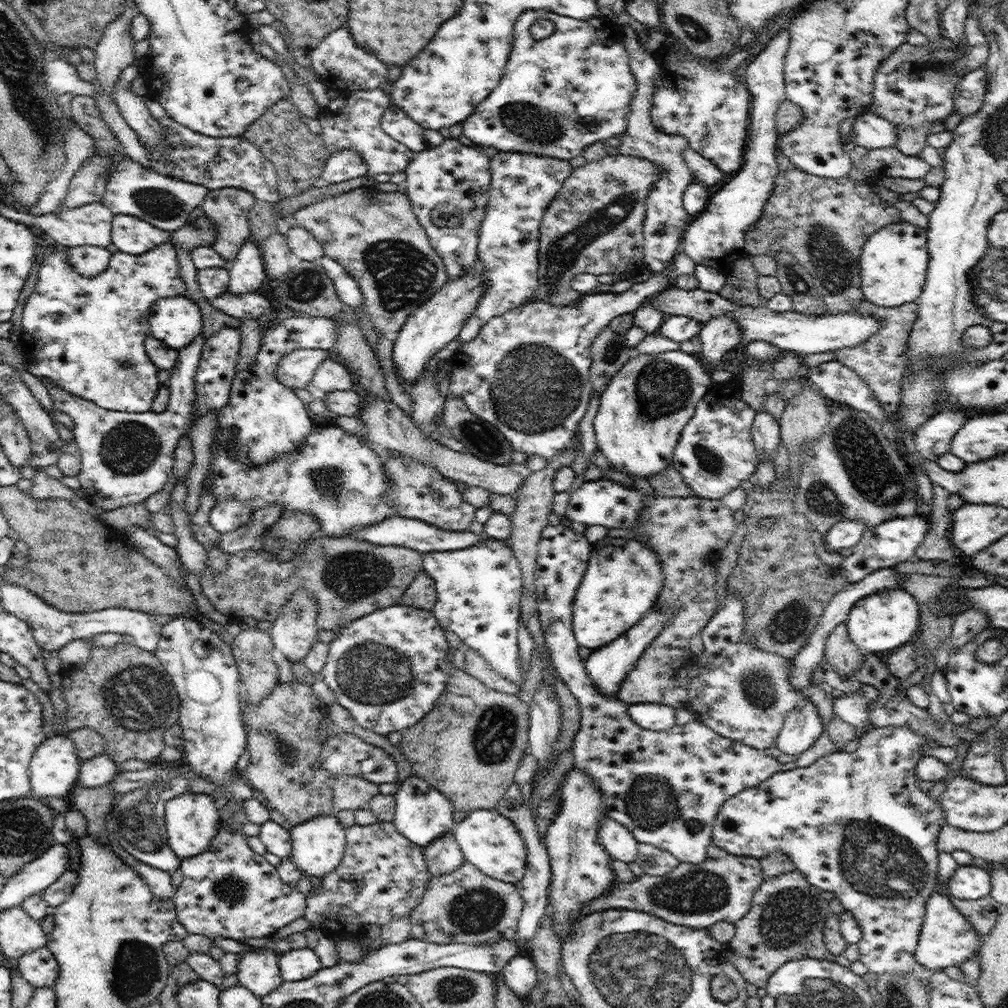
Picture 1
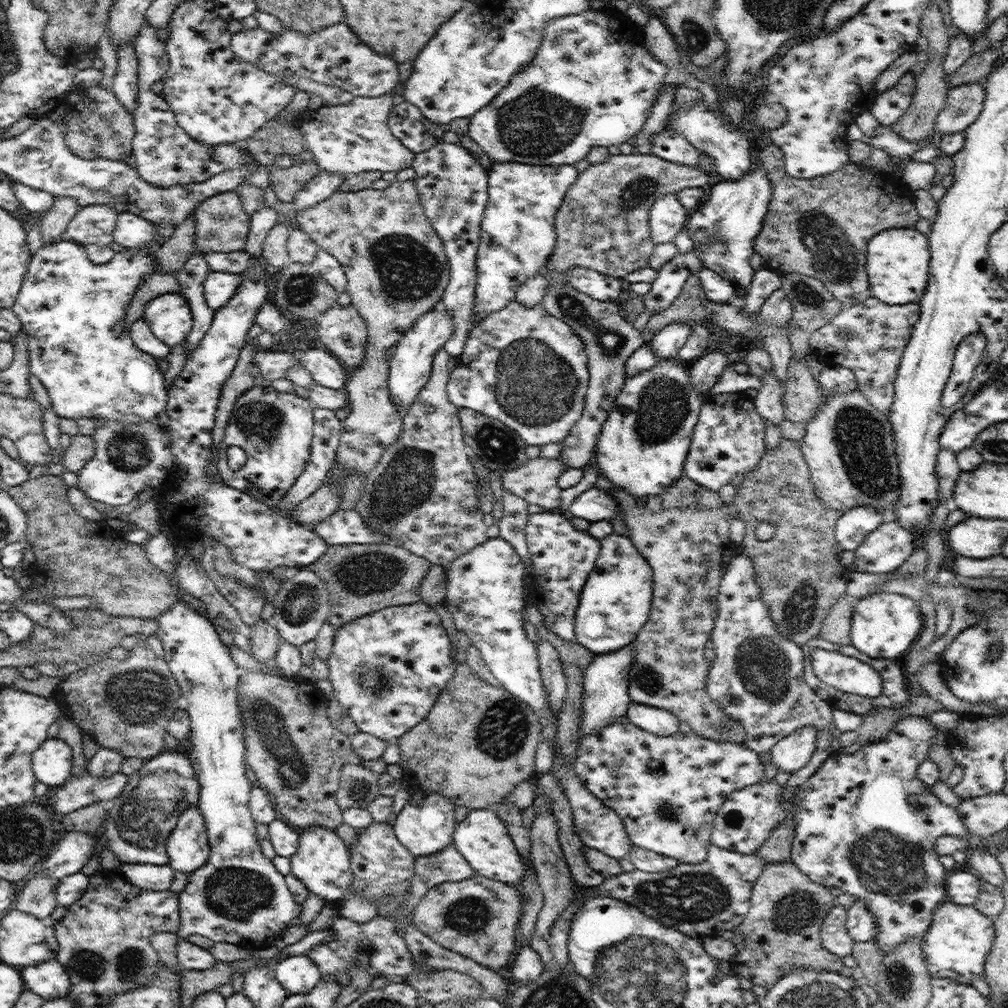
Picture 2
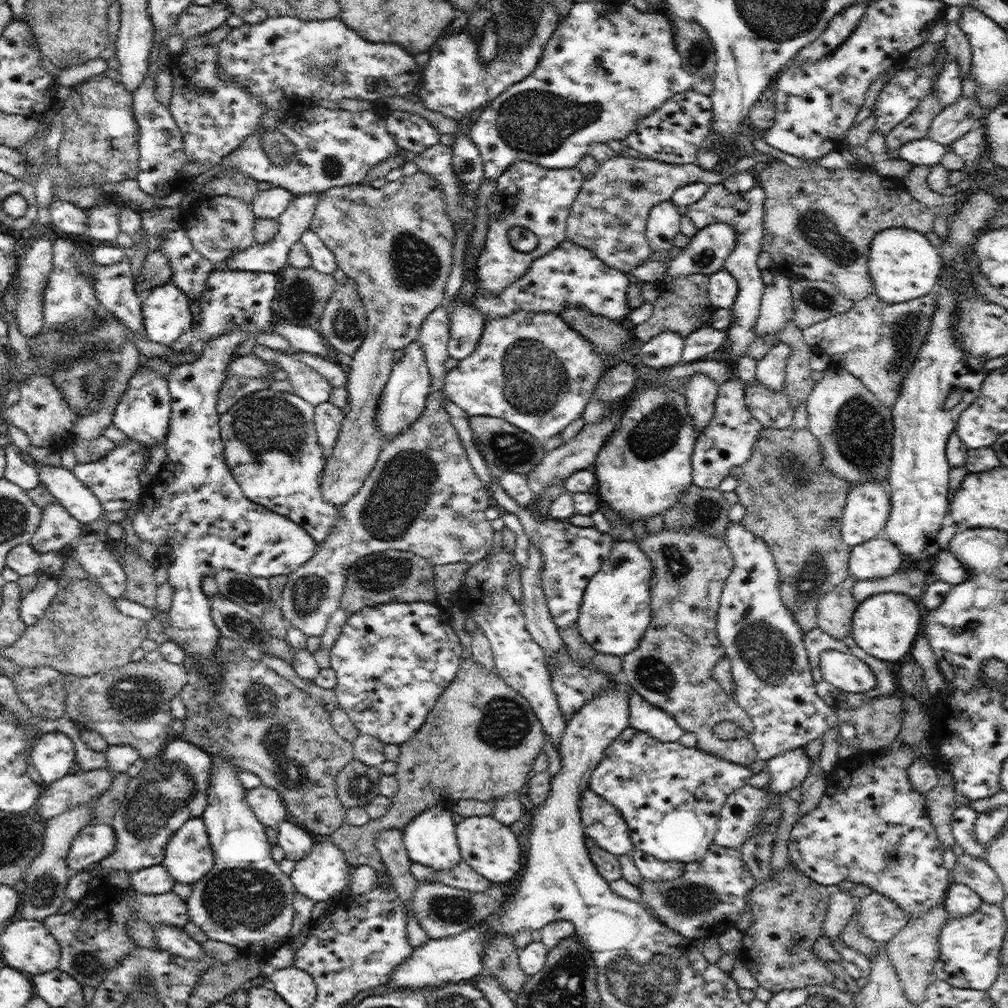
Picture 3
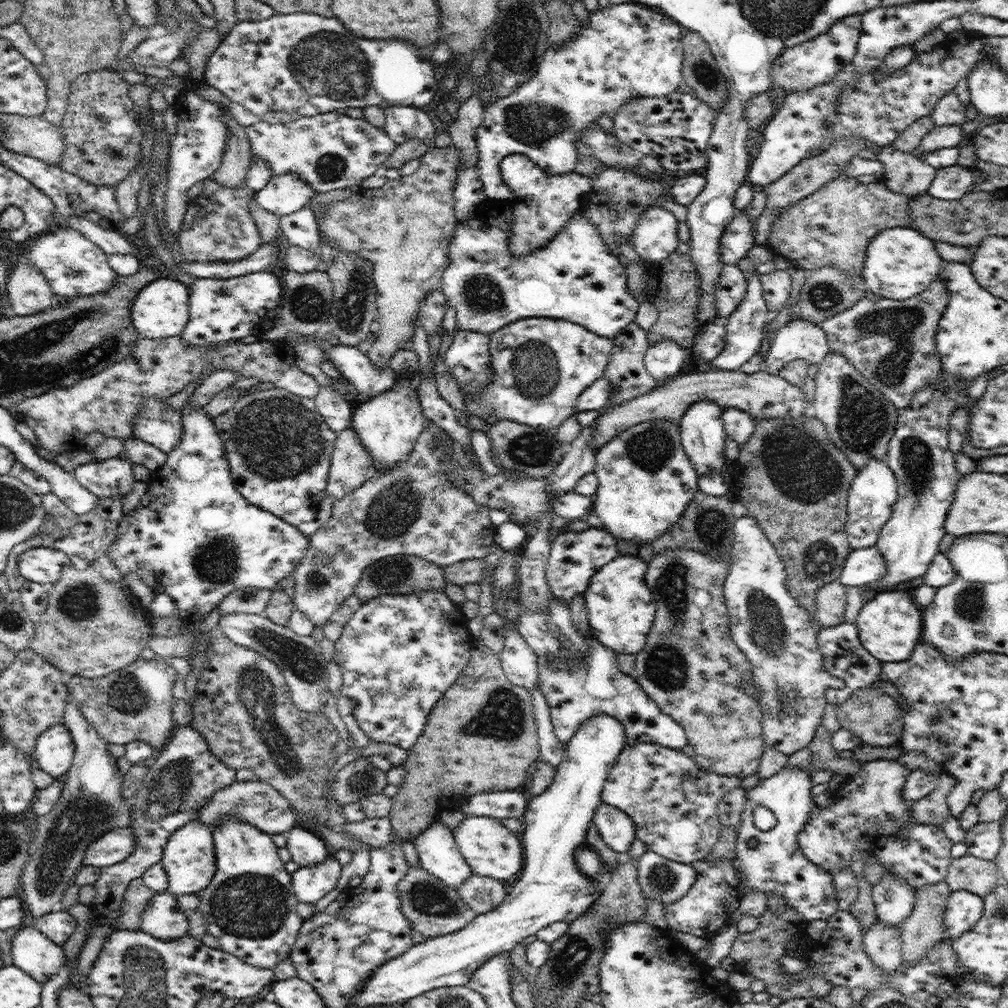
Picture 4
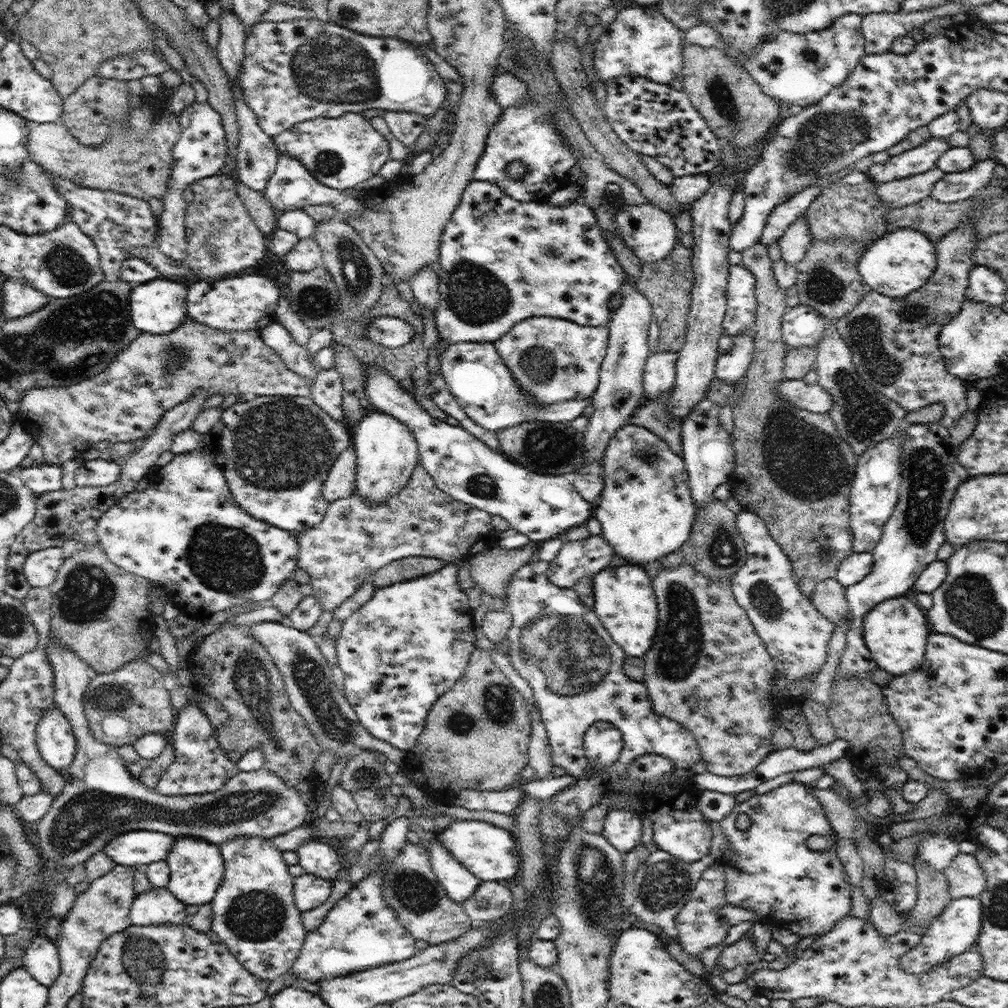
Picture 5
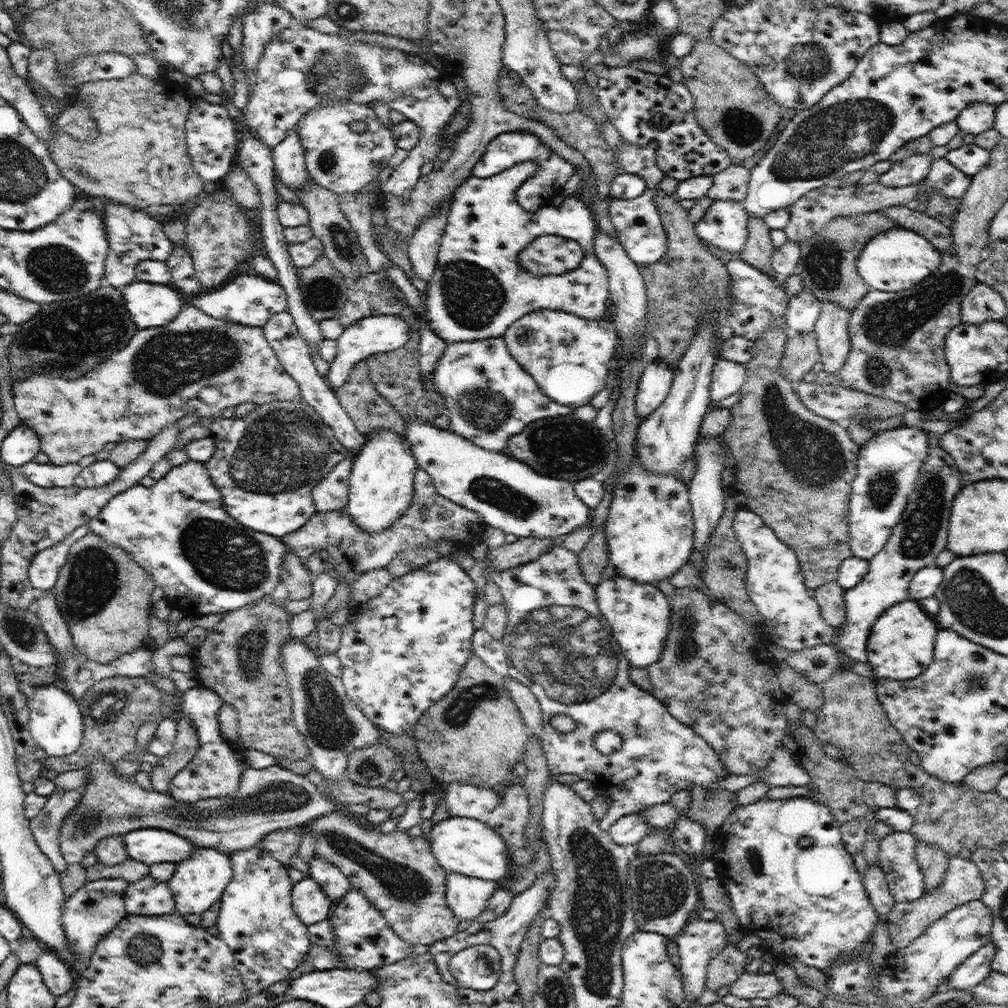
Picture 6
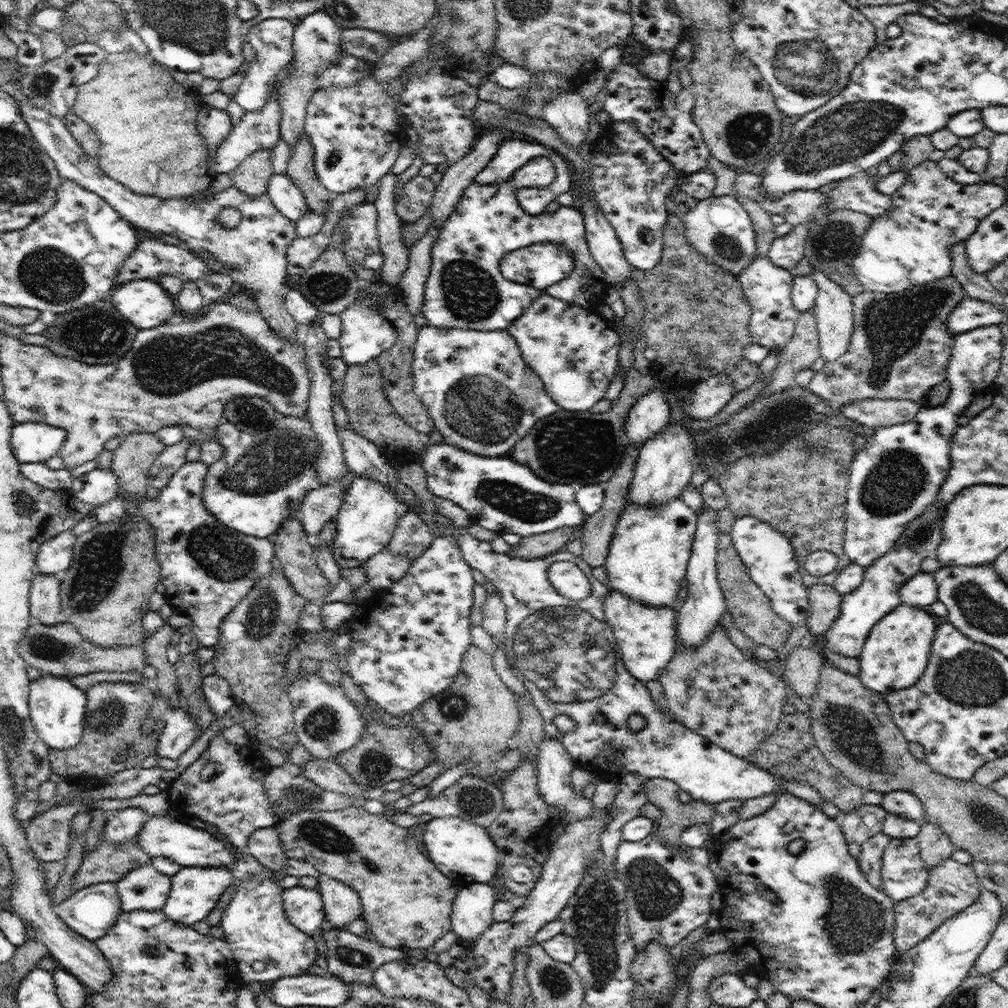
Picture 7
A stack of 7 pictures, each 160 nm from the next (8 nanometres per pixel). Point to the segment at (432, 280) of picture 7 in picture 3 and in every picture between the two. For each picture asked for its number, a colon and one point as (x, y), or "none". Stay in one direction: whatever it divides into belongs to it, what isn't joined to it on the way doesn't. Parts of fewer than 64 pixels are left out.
3: (570, 275)
4: (574, 277)
5: (501, 261)
6: (478, 289)

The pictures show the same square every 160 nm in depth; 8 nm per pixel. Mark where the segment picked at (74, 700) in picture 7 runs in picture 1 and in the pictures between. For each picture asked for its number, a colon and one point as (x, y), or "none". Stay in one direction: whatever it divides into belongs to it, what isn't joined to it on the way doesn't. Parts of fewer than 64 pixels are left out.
1: (54, 768)
2: (52, 762)
3: (53, 755)
4: (54, 750)
5: (55, 739)
6: (56, 723)

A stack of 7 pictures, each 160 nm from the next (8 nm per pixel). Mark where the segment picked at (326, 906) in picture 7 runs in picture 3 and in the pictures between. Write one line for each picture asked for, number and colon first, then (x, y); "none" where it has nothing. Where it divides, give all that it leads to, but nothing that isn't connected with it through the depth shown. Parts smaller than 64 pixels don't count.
3: (296, 843)
4: (307, 849)
5: (317, 859)
6: (334, 884)

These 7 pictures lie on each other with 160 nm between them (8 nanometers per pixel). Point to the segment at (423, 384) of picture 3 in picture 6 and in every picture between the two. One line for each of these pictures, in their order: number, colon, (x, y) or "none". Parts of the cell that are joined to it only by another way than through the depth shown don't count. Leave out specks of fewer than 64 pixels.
4: (388, 425)
5: (387, 454)
6: (381, 489)

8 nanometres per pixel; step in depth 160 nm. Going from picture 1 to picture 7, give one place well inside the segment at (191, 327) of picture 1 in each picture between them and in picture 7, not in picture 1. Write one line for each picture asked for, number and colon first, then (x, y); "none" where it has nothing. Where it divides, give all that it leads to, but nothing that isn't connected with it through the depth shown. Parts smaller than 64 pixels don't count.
2: (169, 316)
3: (166, 313)
4: (160, 310)
5: (158, 306)
6: (150, 305)
7: (145, 303)

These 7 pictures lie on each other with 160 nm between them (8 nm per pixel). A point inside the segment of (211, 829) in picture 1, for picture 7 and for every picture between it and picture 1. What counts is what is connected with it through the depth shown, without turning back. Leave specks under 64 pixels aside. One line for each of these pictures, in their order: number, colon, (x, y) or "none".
2: (188, 848)
3: (188, 856)
4: (189, 860)
5: (196, 866)
6: (197, 883)
7: (195, 891)

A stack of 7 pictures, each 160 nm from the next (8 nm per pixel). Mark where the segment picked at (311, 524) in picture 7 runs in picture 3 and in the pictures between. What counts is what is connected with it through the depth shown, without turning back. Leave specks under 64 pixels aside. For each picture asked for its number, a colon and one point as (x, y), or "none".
3: (396, 241)
4: (350, 465)
5: (341, 481)
6: (332, 493)

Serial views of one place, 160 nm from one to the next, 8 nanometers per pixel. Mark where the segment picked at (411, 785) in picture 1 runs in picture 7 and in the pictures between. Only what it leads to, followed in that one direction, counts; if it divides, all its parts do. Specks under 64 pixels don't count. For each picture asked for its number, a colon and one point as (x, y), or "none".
2: (426, 825)
3: (430, 839)
4: (438, 853)
5: (459, 883)
6: (466, 896)
7: (472, 914)

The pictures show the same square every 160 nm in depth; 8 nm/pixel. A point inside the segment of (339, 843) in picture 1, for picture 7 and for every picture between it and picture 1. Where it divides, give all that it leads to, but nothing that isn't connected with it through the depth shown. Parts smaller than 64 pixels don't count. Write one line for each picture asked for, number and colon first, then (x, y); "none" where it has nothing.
2: (322, 862)
3: (323, 873)
4: (310, 884)
5: (309, 891)
6: (310, 903)
7: (304, 907)

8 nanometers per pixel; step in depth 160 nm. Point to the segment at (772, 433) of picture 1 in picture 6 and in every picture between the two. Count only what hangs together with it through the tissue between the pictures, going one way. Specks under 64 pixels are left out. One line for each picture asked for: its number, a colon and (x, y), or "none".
2: (769, 403)
3: (770, 371)
4: (799, 339)
5: (802, 326)
6: (804, 308)

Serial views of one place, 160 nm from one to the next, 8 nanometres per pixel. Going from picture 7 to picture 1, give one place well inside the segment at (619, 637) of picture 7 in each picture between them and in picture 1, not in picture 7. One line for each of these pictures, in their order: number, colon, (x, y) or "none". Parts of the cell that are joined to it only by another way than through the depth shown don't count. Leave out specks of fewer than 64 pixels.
1: (623, 579)
2: (615, 602)
3: (615, 611)
4: (621, 610)
5: (625, 601)
6: (639, 614)

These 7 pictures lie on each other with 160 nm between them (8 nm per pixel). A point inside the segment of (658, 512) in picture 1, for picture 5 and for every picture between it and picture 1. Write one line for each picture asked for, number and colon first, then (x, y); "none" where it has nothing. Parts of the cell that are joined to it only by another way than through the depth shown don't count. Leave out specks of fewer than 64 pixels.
2: (689, 549)
3: (672, 667)
4: (690, 667)
5: (707, 668)

